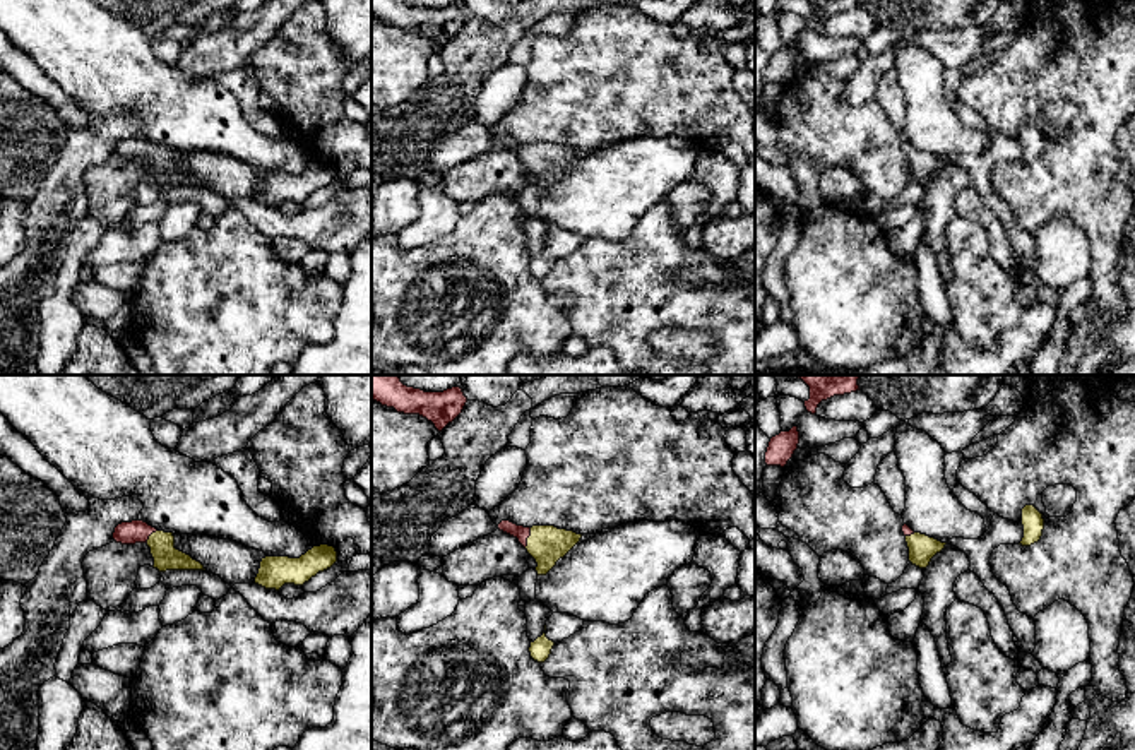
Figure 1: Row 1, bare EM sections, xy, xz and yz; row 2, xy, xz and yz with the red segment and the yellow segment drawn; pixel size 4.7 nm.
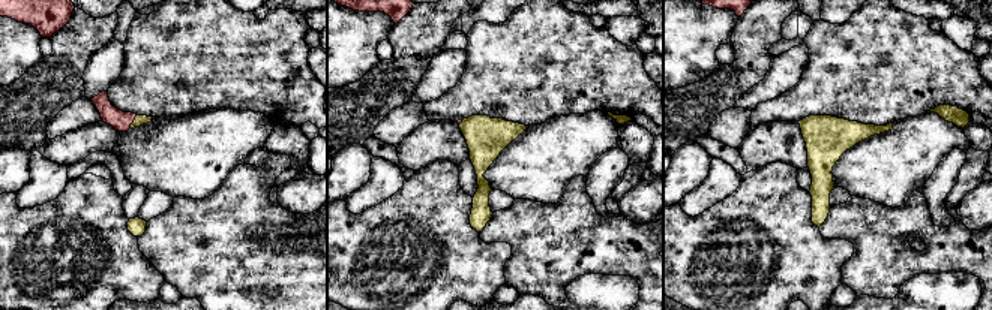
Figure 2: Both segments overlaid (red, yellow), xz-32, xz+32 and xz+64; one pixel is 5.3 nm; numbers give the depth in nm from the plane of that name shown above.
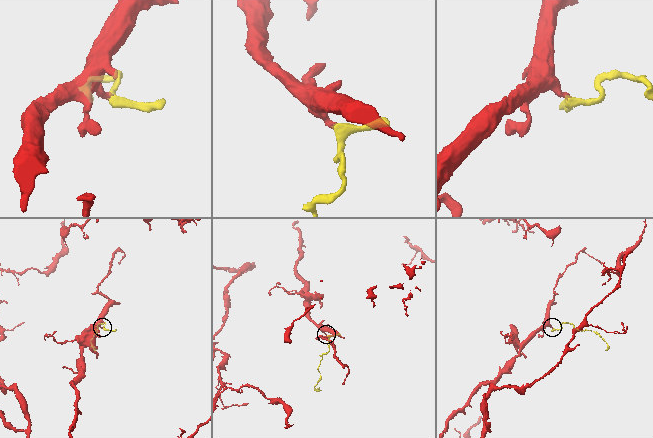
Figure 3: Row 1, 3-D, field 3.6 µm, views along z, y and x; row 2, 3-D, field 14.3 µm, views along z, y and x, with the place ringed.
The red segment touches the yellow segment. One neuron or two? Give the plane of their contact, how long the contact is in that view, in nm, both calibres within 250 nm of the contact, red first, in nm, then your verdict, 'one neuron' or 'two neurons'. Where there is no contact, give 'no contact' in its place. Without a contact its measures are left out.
meets red in xz; contact 100 nm long; 70 nm thick on the red side, 180 nm on the other; one neuron

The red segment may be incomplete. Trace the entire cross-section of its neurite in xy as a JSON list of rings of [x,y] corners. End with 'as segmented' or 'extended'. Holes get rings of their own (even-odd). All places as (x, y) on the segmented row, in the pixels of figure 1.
[[[144,521],[122,522],[115,527],[113,539],[122,545],[146,543],[154,558],[154,568],[166,570],[205,570],[190,555],[175,548],[173,533],[157,531]]] | extended

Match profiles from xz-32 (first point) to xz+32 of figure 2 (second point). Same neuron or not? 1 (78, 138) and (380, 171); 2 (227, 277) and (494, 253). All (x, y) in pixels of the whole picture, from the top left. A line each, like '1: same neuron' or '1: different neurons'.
1: different neurons
2: different neurons

